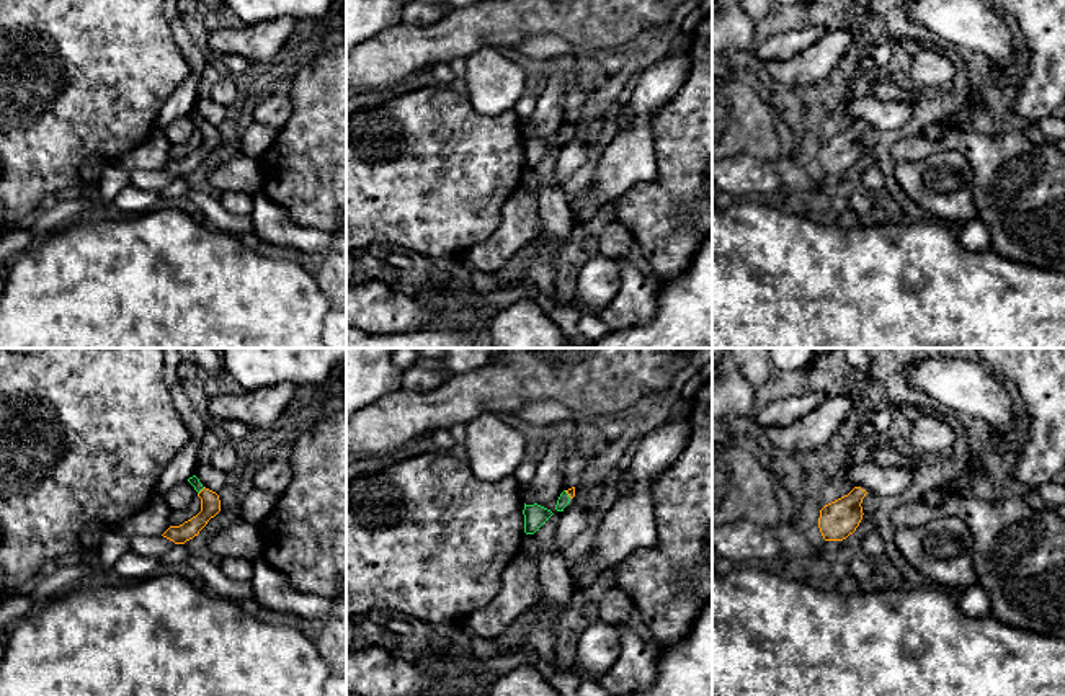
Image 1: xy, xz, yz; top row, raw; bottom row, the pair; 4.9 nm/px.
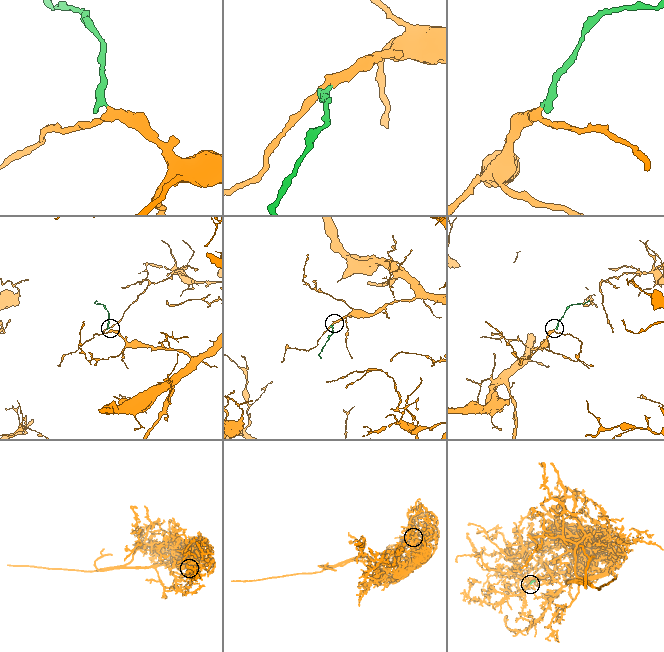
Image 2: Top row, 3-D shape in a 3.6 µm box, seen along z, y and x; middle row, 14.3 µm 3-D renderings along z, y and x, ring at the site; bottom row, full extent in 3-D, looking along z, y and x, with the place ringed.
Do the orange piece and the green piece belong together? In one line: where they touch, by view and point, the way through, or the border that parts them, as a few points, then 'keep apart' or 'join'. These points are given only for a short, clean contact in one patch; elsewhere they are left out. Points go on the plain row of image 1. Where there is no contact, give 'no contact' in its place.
meets orange in xz at (567, 126); runs through xz (570, 126), (567, 126), (564, 133); join

